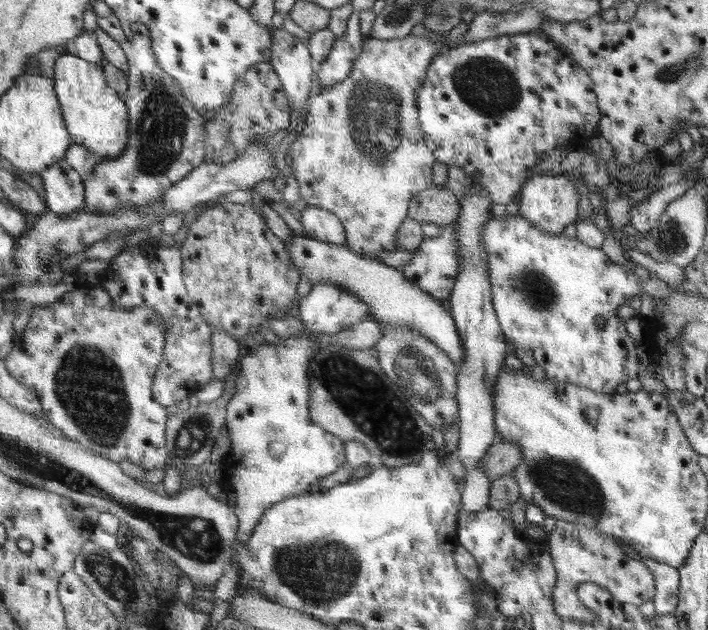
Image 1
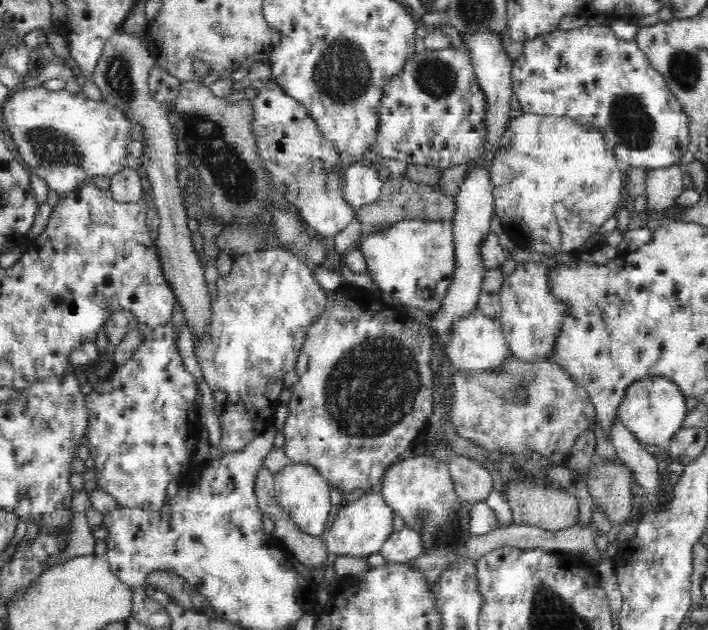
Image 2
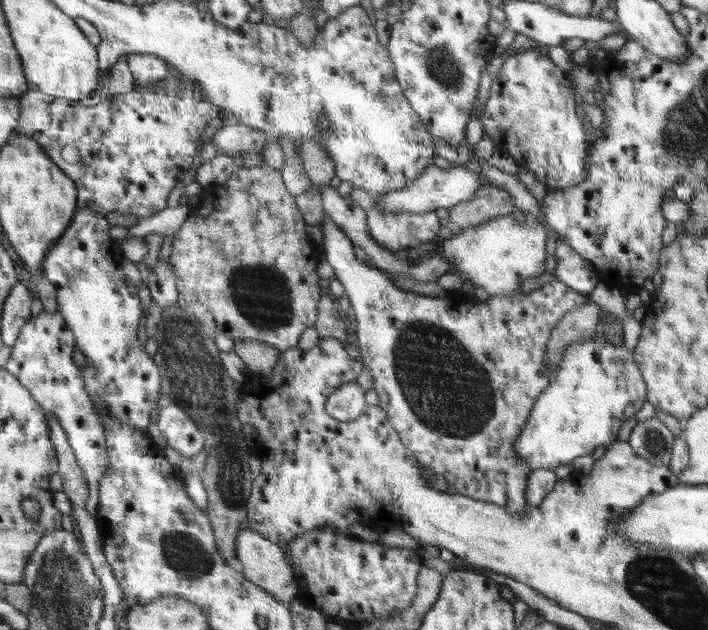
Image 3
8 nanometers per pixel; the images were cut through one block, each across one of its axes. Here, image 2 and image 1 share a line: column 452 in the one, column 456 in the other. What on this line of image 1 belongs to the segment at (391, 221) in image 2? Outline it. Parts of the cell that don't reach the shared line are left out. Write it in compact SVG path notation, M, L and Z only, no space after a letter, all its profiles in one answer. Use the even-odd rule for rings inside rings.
M430 186L411 198L410 214L414 220L432 222L441 228L458 218L459 197L447 188Z

